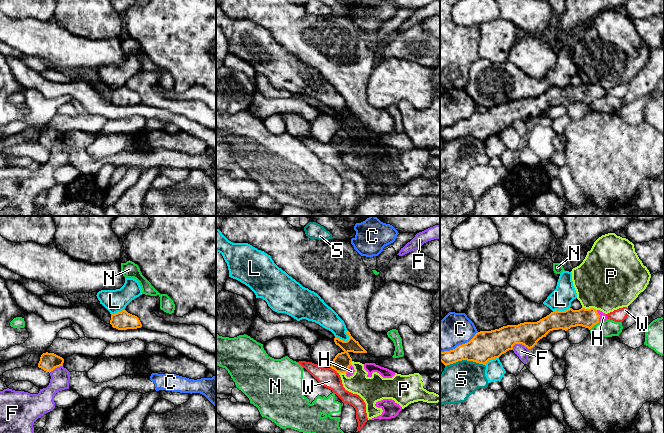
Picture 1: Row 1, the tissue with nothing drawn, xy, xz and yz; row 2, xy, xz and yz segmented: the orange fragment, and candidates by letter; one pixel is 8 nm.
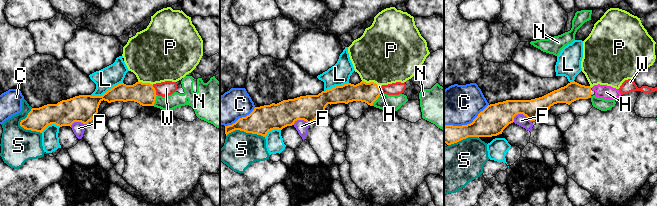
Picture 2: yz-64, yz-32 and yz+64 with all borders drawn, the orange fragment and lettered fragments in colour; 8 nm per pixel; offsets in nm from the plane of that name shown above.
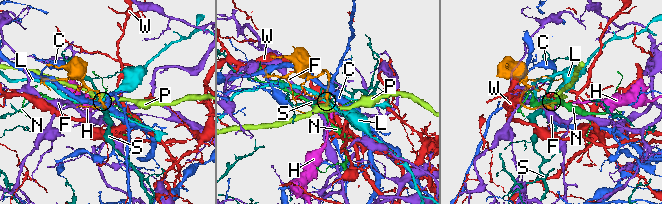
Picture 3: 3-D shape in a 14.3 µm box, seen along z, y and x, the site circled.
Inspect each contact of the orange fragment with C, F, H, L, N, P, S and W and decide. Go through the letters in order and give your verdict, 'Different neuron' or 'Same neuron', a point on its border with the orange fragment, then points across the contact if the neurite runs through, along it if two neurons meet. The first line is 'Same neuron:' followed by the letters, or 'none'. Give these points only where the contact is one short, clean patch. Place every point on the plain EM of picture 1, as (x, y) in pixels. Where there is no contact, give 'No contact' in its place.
Same neuron: H
C: Different neuron. Touches orange at yz (459, 121)
F: Different neuron. Touches orange at yz (520, 119)
H: Same neuron. Touches orange at yz (599, 92). Path across: yz (587, 94), (599, 92), (603, 93)
L: Different neuron. Touches orange at xz (342, 116)
N: Different neuron. Touches orange at yz (594, 100). Boundary: yz (599, 98), (589, 105)
P: Different neuron. Touches orange at yz (590, 84). Boundary: yz (582, 82), (596, 86)
S: Different neuron. Touches orange at yz (464, 135)
W: Different neuron. Touches orange at xz (333, 144)

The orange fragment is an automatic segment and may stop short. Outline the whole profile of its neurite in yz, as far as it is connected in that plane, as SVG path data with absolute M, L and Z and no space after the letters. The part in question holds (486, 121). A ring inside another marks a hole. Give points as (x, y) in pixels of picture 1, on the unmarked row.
M594 84L555 86L537 98L524 98L491 107L480 107L469 118L453 126L440 128L440 137L445 142L462 136L486 141L489 136L499 134L512 126L515 120L522 120L531 125L550 107L559 105L567 107L576 102L590 106L597 99L607 95L605 89Z

